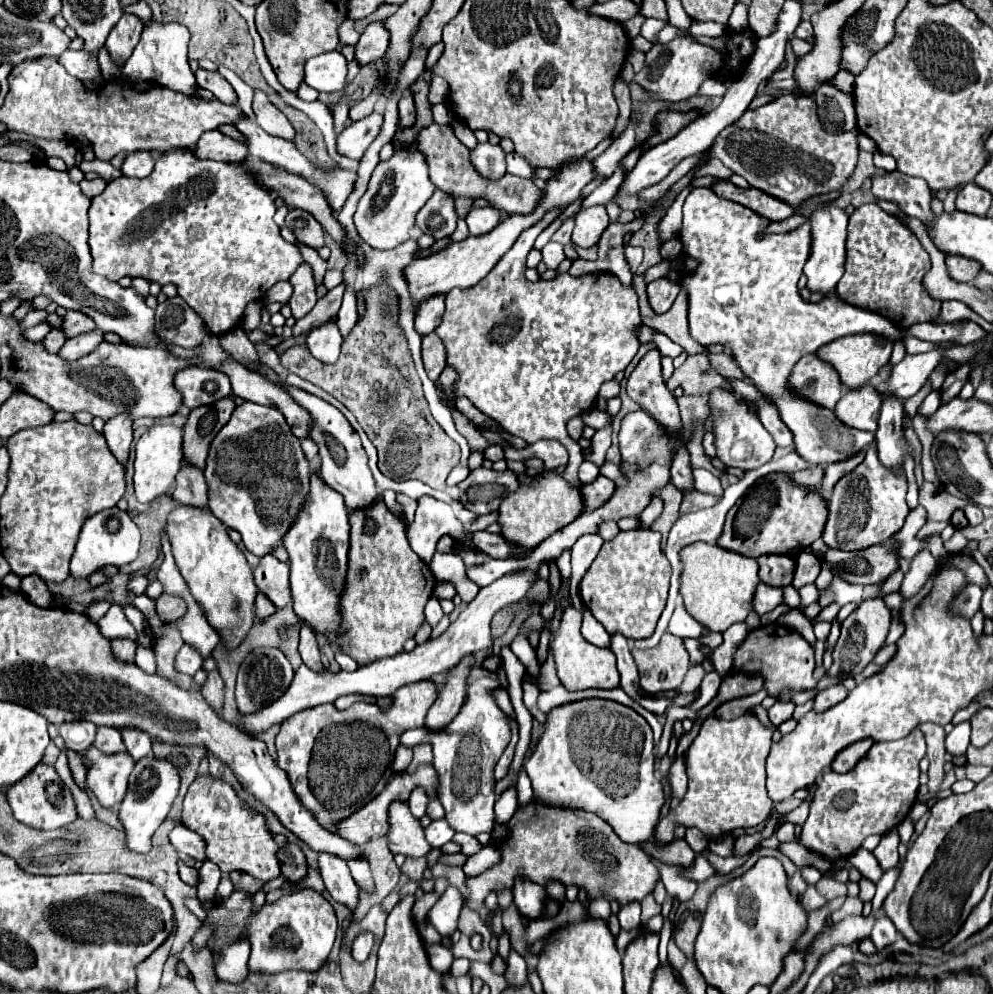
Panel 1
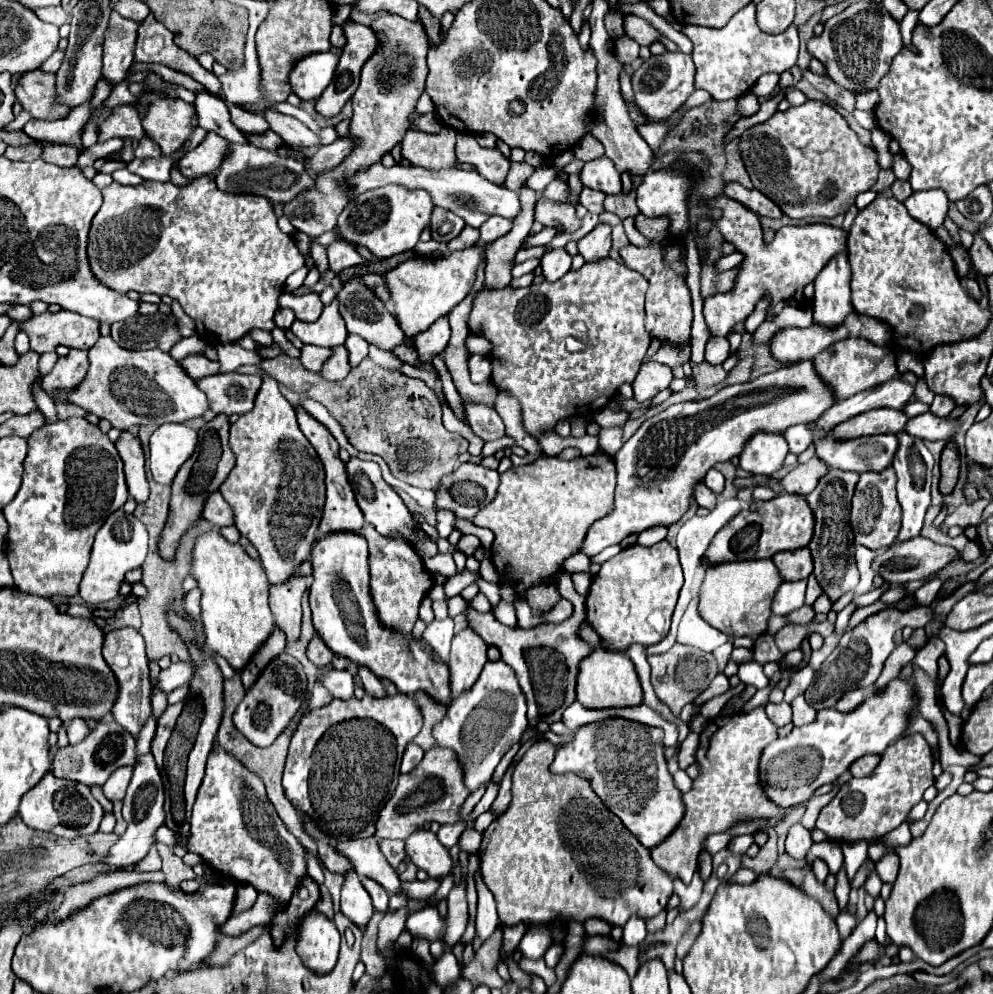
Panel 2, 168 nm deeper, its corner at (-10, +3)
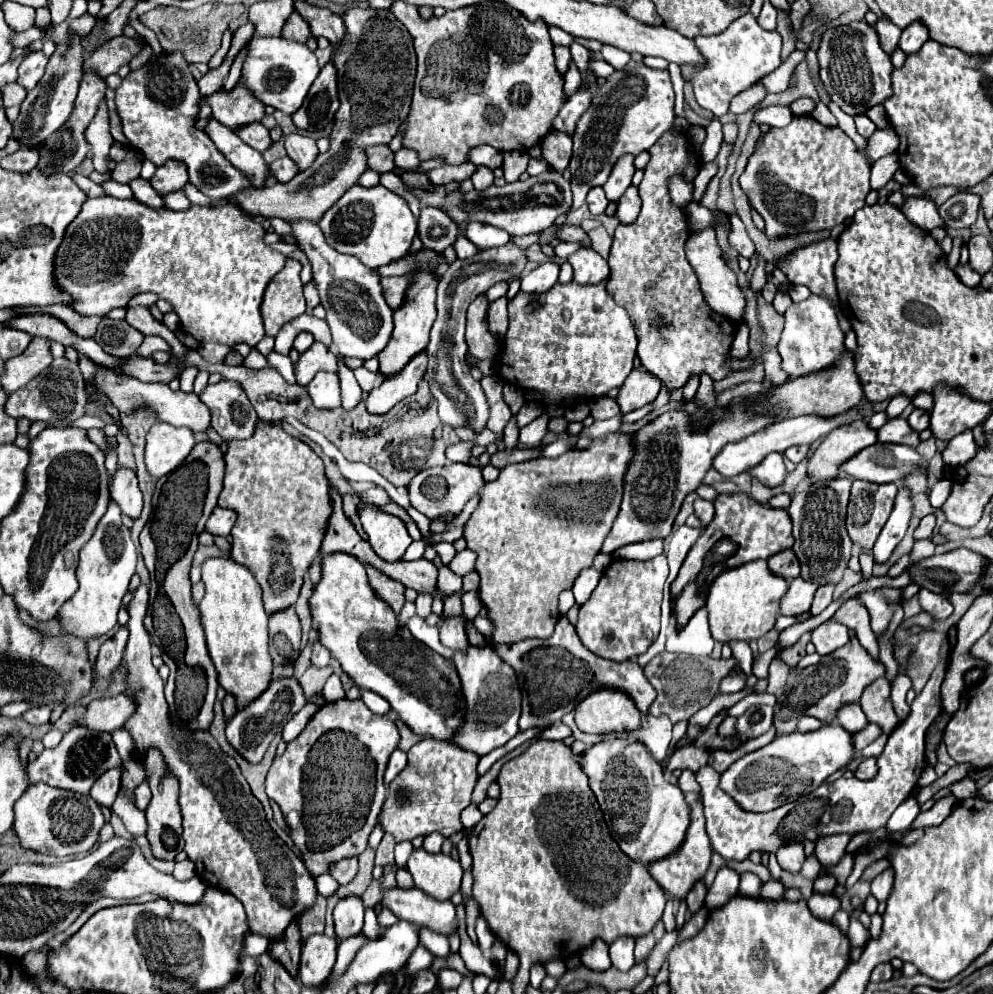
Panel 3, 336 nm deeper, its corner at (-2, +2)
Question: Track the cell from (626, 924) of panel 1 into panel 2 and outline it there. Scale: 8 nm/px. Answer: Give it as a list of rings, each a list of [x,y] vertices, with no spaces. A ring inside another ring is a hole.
[[[631,916],[631,920],[623,926],[623,944],[625,946],[641,944],[645,940],[645,934],[647,934],[645,920],[641,920],[639,916]]]

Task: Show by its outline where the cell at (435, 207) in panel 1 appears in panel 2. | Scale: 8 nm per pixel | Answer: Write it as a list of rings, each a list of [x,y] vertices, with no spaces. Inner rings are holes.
[[[435,208],[431,216],[431,234],[437,242],[449,242],[465,228],[465,220],[445,208]]]

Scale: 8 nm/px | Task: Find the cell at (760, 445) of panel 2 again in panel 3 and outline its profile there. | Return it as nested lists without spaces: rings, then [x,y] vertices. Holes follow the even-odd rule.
[[[771,453],[763,463],[757,465],[757,469],[749,471],[753,477],[757,477],[765,487],[779,487],[783,485],[787,477],[787,469],[783,465],[783,455]]]

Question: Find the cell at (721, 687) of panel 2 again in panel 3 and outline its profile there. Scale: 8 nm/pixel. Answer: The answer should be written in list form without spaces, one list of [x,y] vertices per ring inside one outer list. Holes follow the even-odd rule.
[[[737,671],[735,675],[727,675],[721,681],[721,693],[735,693],[747,687],[747,677],[743,675],[743,671]]]

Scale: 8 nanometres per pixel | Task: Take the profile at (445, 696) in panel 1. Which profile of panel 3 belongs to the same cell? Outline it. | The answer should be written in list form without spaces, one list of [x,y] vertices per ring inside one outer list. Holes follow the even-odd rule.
[[[443,617],[443,623],[439,627],[439,637],[441,643],[449,649],[467,649],[469,645],[461,617]]]

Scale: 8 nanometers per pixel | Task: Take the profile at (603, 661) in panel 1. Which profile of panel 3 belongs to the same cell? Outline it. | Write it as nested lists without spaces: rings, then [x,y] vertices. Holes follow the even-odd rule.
[[[603,689],[591,693],[579,707],[575,707],[575,723],[583,733],[607,735],[627,733],[641,727],[639,709],[621,691]]]

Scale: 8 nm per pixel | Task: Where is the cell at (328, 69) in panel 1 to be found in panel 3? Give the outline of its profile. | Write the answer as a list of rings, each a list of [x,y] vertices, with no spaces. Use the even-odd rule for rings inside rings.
[[[253,37],[247,43],[247,55],[243,59],[239,83],[243,83],[263,105],[271,105],[285,115],[293,115],[301,107],[317,75],[317,57],[305,43],[285,37]]]

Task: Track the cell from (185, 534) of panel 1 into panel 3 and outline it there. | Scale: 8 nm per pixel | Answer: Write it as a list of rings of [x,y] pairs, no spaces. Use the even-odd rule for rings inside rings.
[[[207,559],[203,563],[203,583],[205,597],[199,603],[199,611],[209,655],[219,673],[219,685],[235,697],[237,709],[243,709],[269,687],[273,671],[261,589],[251,571],[231,559]]]

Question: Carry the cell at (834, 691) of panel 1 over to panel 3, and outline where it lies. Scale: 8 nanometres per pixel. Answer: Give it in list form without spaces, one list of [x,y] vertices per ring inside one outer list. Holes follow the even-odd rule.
[[[859,703],[843,705],[843,709],[837,715],[837,723],[843,725],[843,729],[847,729],[849,733],[859,733],[869,725],[869,721],[867,721]]]

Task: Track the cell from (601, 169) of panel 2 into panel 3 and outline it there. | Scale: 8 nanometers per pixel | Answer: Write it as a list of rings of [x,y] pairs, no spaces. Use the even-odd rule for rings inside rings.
[[[601,187],[591,189],[591,193],[587,195],[587,205],[589,205],[591,215],[601,215],[601,213],[605,211],[607,203],[609,203],[609,201],[607,201],[607,197],[605,197],[605,193],[603,193]]]

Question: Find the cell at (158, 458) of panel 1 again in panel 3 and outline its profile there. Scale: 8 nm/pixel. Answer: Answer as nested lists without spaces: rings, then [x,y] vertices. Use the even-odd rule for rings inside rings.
[[[157,421],[147,433],[145,463],[151,475],[163,477],[177,469],[191,453],[195,437],[187,427],[173,427],[165,421]]]

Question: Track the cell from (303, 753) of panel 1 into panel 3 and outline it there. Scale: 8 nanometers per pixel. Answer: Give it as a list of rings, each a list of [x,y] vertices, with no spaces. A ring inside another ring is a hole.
[[[341,699],[325,703],[285,753],[275,757],[267,775],[267,795],[279,805],[311,877],[329,873],[333,863],[367,849],[367,837],[385,801],[383,773],[397,743],[399,731],[389,717],[375,717],[361,699]]]

